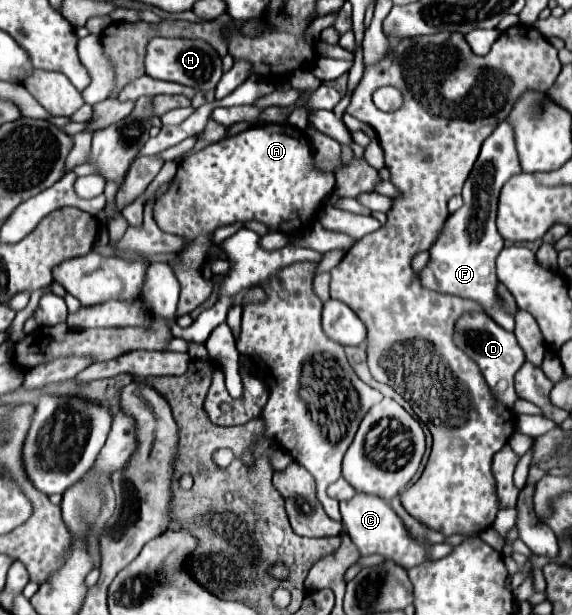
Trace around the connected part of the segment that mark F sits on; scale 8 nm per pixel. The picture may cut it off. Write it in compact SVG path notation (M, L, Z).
M504 120L484 140L482 152L464 184L464 204L458 208L458 214L448 216L444 228L438 234L438 240L428 250L428 264L418 272L420 284L432 288L434 292L480 302L490 318L504 330L514 330L514 314L506 314L502 310L496 294L496 256L504 248L504 240L496 230L496 206L504 182L518 172L522 172L522 168L518 164L514 132Z

